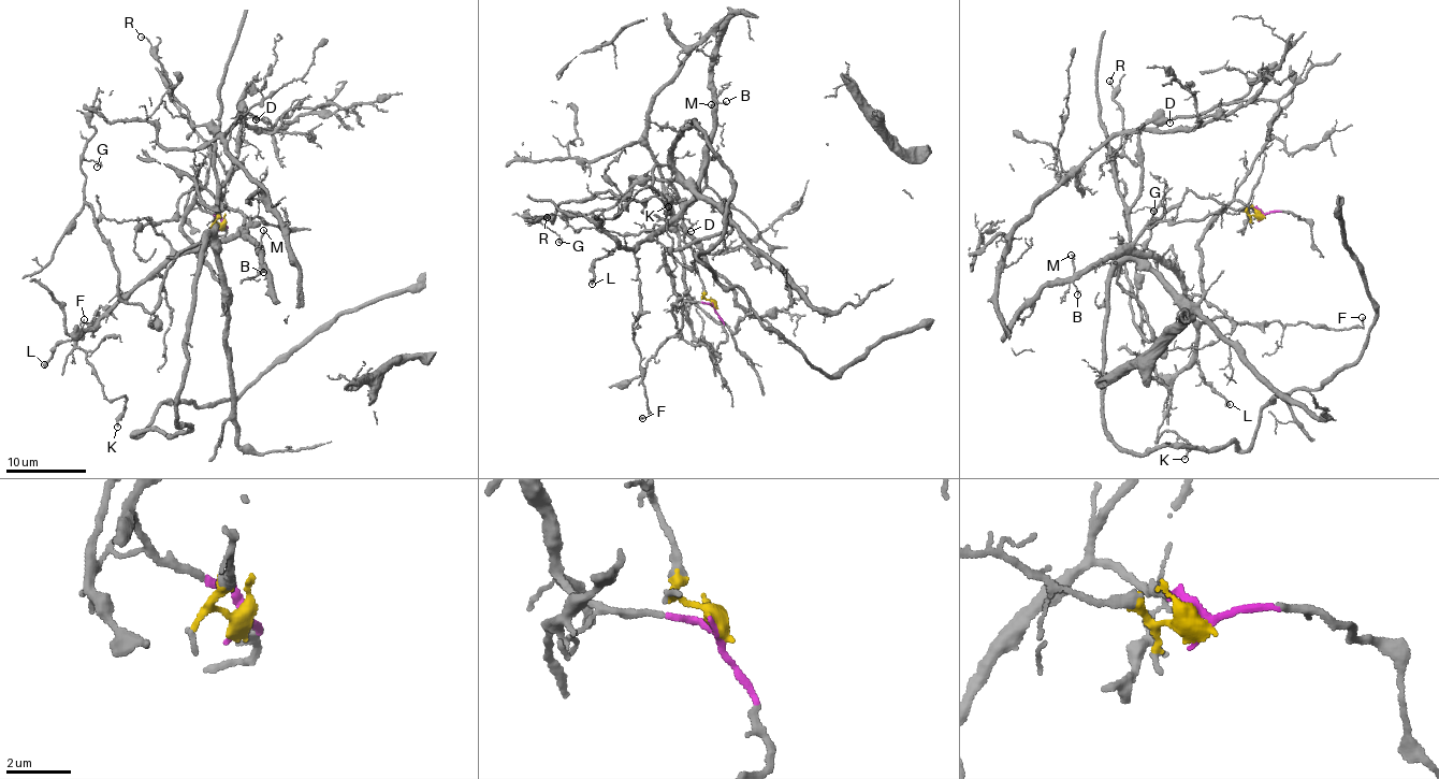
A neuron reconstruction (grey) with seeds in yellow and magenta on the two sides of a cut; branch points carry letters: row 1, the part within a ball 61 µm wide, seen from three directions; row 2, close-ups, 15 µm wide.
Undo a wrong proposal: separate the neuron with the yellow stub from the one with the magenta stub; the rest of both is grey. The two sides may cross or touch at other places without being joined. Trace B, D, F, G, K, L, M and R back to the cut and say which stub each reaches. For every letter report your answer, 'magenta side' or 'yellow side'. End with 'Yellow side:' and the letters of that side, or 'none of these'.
B: yellow side
D: magenta side
F: yellow side
G: magenta side
K: yellow side
L: yellow side
M: yellow side
R: magenta side
Yellow side: B, F, K, L, M

